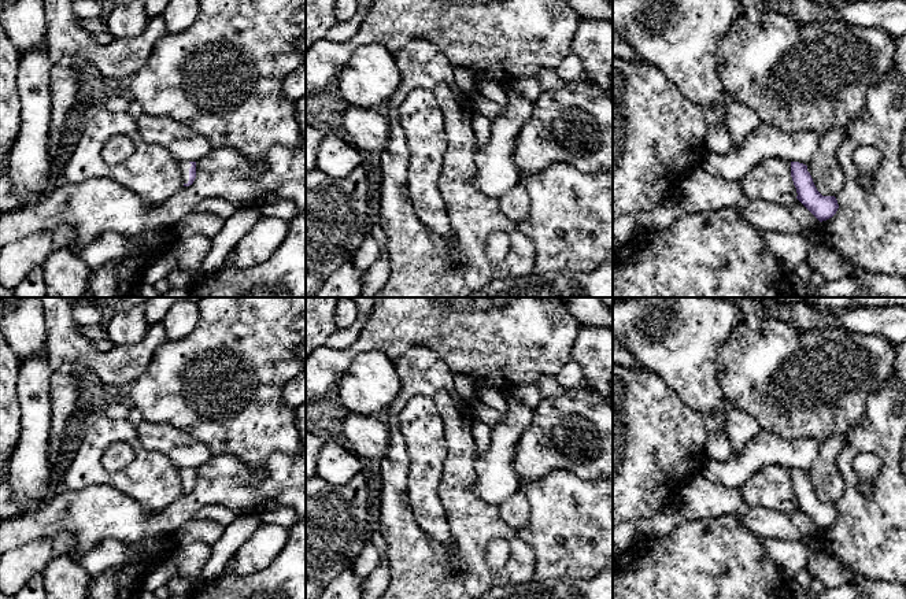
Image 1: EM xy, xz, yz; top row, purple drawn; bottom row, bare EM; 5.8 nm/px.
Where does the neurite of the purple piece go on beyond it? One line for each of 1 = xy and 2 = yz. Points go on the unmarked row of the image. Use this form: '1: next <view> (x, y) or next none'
1: next xy (184, 473)
2: next none

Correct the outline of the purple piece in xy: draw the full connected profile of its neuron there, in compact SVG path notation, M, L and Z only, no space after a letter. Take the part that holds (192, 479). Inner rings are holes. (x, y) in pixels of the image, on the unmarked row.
M180 469L180 478L184 493L192 492L196 485L196 469Z

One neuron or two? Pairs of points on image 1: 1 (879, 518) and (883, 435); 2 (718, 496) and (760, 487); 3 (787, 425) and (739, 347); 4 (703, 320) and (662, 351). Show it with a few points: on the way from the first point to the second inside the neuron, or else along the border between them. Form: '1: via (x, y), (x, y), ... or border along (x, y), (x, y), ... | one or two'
1: via (890, 498), (890, 455) | one
2: border along (738, 490), (749, 506), (768, 509) | two
3: via (779, 406), (766, 384), (766, 374), (758, 366) | one
4: via (695, 325), (673, 347) | one

